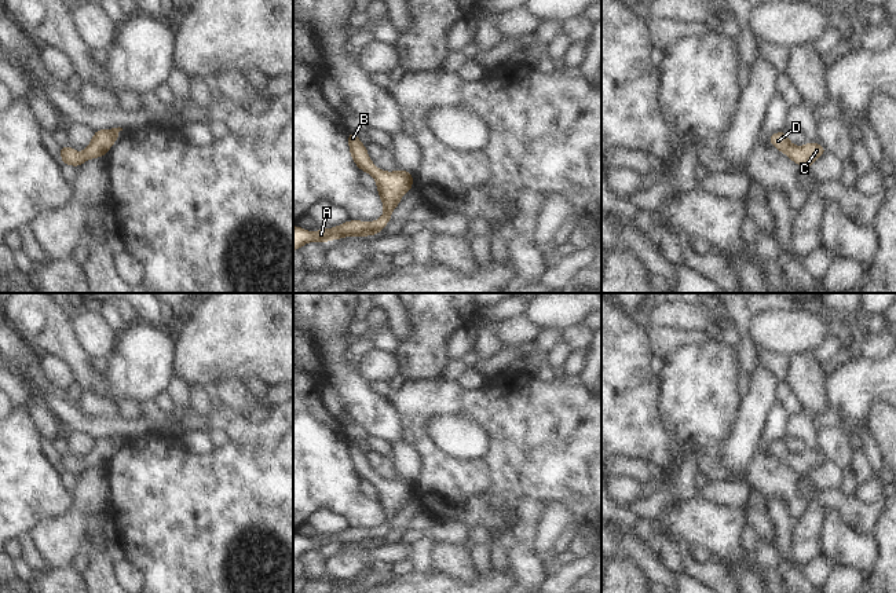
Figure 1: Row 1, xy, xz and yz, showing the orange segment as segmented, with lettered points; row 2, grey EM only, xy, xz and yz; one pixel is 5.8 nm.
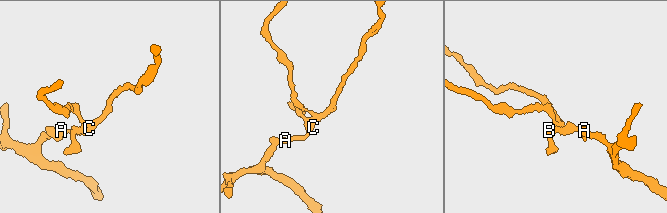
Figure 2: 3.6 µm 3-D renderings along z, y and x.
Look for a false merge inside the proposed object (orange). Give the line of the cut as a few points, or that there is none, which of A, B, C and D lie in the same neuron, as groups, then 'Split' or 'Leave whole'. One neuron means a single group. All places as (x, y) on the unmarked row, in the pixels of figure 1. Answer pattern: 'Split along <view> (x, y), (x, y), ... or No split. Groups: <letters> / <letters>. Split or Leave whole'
No split. Groups: A B C D. Leave whole.

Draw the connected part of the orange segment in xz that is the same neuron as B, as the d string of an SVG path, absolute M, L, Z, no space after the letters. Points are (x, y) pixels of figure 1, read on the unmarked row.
M348 440L348 455L352 469L359 479L369 482L376 493L377 502L383 510L384 520L378 528L362 530L347 528L333 537L318 537L317 541L293 534L293 559L310 550L326 552L332 548L343 548L345 545L372 545L380 542L383 537L391 530L394 517L401 512L402 505L409 498L413 498L413 482L403 477L381 479L369 465L366 454L359 449L358 442Z

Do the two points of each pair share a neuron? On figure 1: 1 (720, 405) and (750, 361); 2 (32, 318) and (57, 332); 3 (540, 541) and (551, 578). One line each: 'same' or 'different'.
1: different
2: same
3: same

